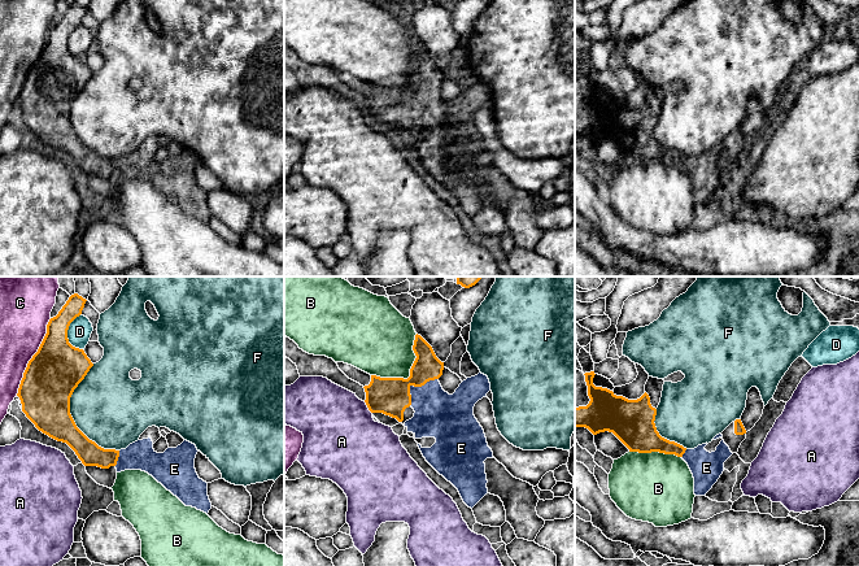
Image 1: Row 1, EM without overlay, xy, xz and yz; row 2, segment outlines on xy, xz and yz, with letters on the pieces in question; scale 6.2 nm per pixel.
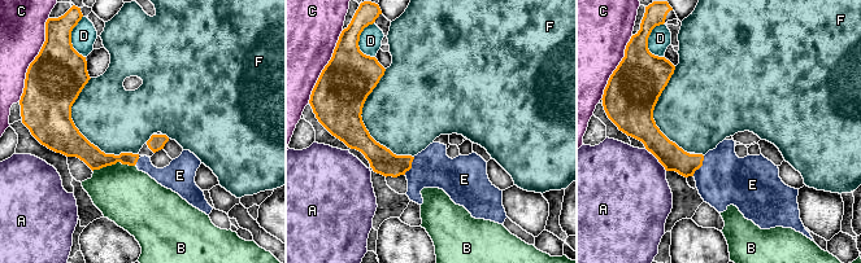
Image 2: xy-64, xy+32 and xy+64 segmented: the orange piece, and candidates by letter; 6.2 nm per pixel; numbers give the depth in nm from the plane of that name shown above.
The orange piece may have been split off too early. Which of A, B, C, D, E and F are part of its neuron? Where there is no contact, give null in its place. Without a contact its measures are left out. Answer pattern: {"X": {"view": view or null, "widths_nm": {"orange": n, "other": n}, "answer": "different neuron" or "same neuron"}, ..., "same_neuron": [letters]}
{"A": {"view": "xz", "widths_nm": {"orange": 240, "other": 460}, "answer": "different neuron"}, "B": {"view": "xz", "widths_nm": {"orange": 240, "other": 380}, "answer": "different neuron"}, "C": {"view": "xy", "widths_nm": {"orange": 320, "other": 300}, "answer": "different neuron"}, "D": {"view": "xy", "widths_nm": {"orange": 320, "other": 150}, "answer": "different neuron"}, "E": {"view": "xz", "widths_nm": {"orange": 240, "other": 280}, "answer": "same neuron"}, "F": {"view": "xy", "widths_nm": {"orange": 320, "other": 460}, "answer": "different neuron"}, "same_neuron": ["E"]}

